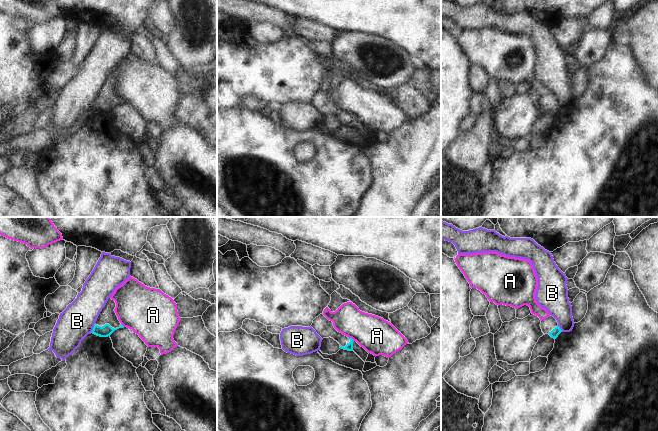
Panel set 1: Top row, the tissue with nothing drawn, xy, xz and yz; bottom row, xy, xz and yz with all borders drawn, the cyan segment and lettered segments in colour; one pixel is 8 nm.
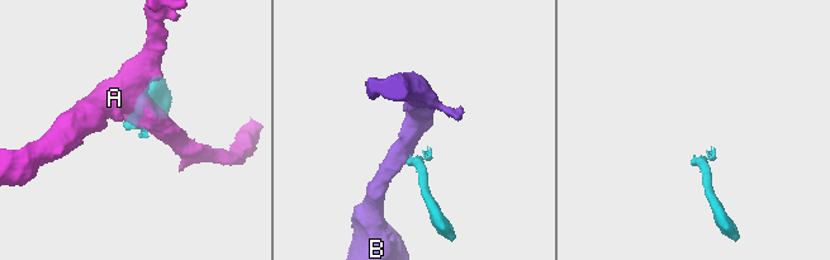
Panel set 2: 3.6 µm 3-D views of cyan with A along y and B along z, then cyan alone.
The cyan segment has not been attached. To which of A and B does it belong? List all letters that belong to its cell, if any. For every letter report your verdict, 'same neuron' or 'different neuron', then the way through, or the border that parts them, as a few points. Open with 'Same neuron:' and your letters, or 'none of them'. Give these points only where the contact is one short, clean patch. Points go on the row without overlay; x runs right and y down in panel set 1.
Same neuron: none of them
A: different neuron; border along xz (348, 112), (354, 116)
B: different neuron; border along xy (94, 99), (93, 105), (90, 108)

